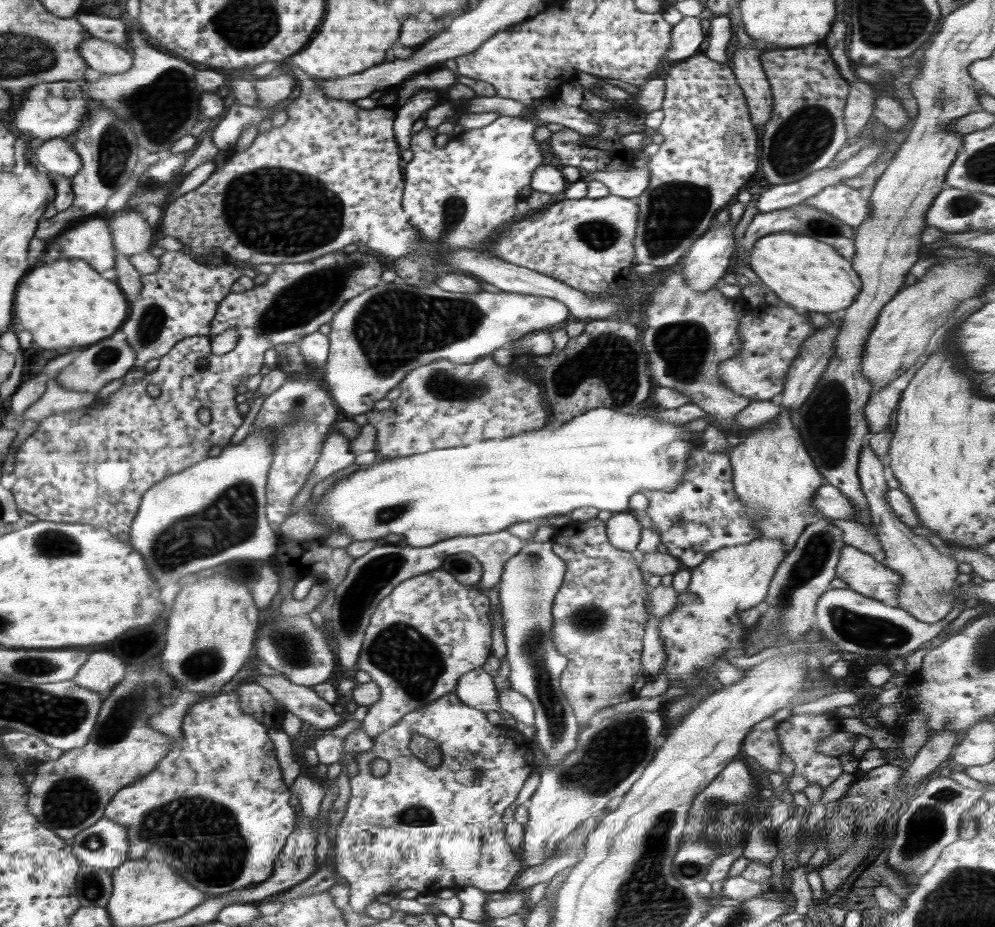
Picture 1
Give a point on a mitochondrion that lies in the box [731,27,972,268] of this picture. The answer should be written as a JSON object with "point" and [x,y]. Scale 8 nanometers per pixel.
{"point":[800,140]}

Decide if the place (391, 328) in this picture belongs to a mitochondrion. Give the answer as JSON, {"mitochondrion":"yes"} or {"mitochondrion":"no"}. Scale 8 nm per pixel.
{"mitochondrion":"yes"}

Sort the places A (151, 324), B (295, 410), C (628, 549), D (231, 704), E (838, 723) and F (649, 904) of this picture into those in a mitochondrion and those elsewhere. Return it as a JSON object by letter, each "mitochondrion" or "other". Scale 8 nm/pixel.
{"A":"mitochondrion","B":"mitochondrion","C":"other","D":"other","E":"other","F":"mitochondrion"}

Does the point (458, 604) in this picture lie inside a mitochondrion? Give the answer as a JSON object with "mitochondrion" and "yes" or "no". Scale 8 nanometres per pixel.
{"mitochondrion":"no"}

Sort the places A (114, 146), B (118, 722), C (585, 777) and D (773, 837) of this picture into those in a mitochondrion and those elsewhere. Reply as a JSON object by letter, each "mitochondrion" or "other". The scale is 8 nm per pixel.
{"A":"mitochondrion","B":"mitochondrion","C":"mitochondrion","D":"other"}

